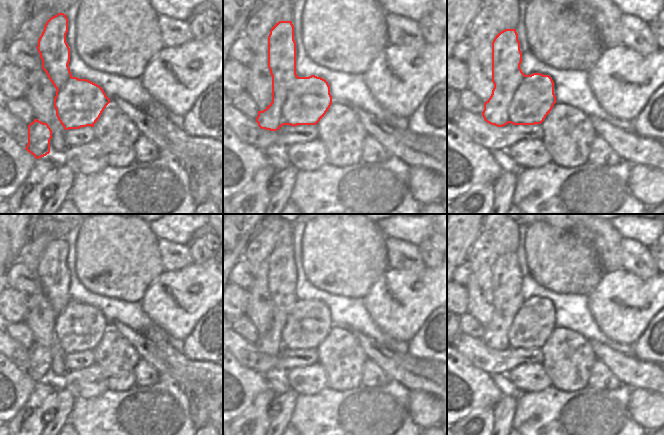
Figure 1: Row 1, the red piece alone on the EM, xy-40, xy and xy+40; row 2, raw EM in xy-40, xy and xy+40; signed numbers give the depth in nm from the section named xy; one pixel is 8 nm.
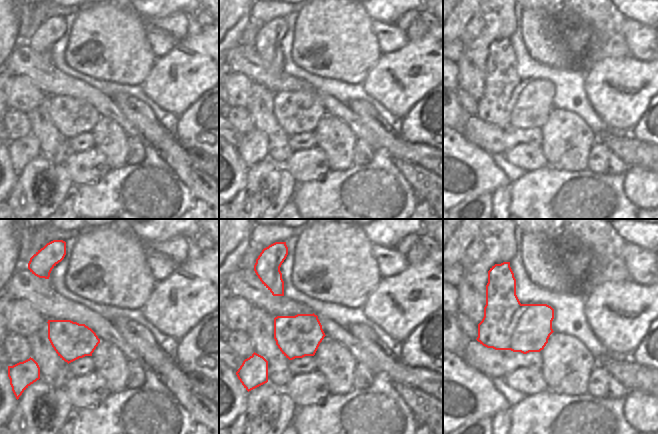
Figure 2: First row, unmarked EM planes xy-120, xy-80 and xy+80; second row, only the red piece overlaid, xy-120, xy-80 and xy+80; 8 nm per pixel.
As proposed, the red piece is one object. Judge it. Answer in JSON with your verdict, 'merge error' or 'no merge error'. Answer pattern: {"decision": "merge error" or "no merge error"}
{"decision": "no merge error"}

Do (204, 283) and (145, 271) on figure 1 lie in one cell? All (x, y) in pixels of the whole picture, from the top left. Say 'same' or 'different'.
different

